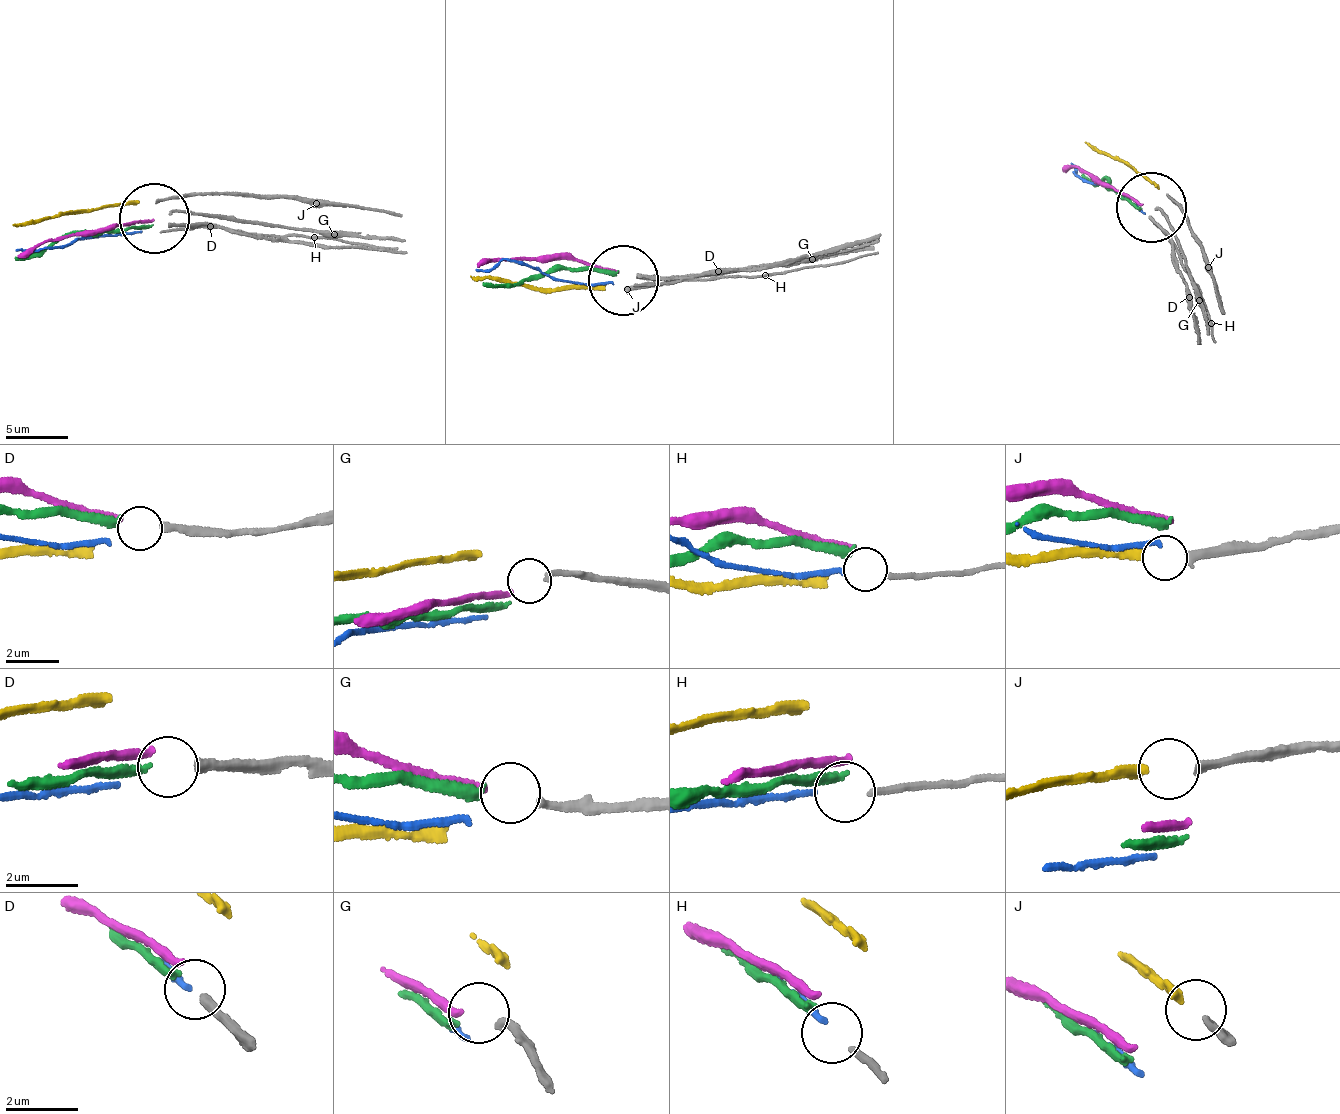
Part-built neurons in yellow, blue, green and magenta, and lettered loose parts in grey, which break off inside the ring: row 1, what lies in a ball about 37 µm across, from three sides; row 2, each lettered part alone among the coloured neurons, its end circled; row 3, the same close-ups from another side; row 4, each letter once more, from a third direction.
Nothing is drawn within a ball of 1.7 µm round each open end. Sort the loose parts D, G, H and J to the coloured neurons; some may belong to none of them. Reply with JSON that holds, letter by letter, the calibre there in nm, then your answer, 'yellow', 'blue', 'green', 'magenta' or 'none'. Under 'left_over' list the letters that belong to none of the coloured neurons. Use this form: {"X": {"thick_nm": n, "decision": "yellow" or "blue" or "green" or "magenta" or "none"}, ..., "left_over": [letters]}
{"D": {"thick_nm": 300, "decision": "green"}, "G": {"thick_nm": 200, "decision": "magenta"}, "H": {"thick_nm": 180, "decision": "blue"}, "J": {"thick_nm": 280, "decision": "yellow"}, "left_over": []}

